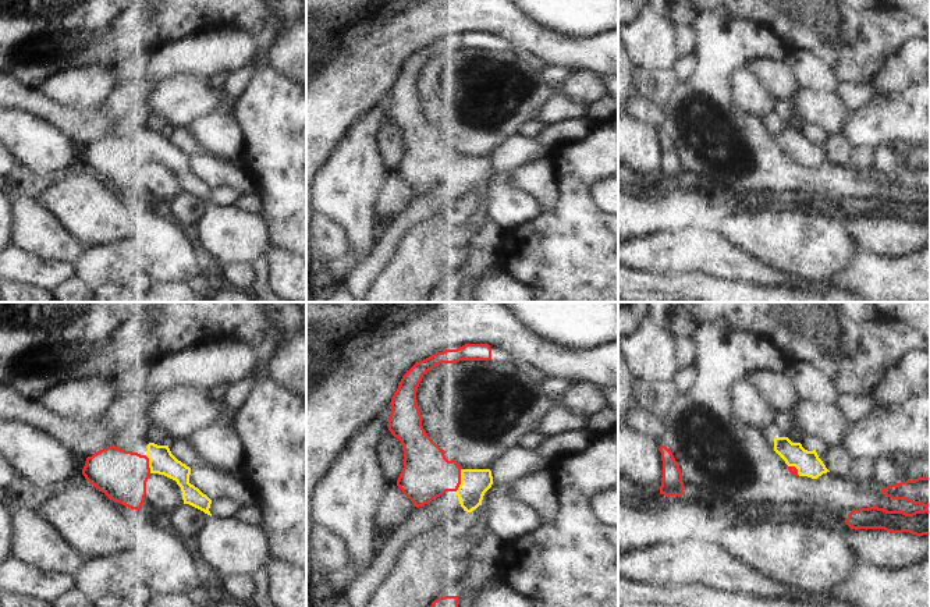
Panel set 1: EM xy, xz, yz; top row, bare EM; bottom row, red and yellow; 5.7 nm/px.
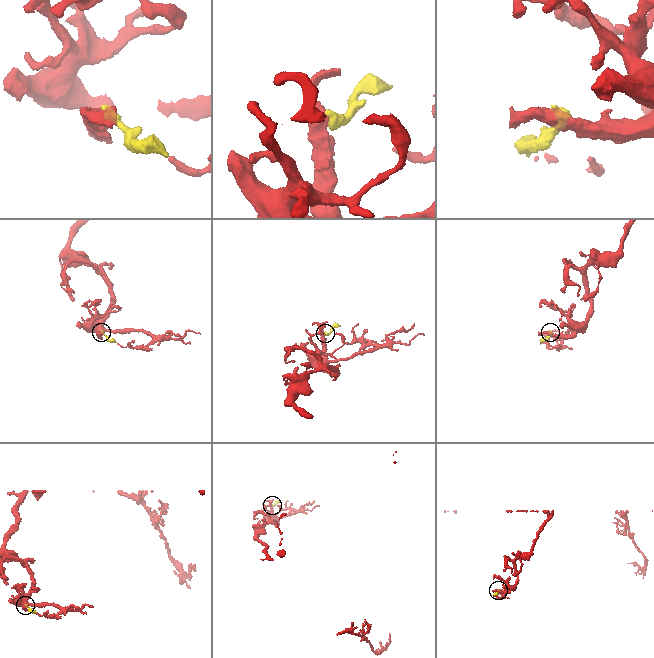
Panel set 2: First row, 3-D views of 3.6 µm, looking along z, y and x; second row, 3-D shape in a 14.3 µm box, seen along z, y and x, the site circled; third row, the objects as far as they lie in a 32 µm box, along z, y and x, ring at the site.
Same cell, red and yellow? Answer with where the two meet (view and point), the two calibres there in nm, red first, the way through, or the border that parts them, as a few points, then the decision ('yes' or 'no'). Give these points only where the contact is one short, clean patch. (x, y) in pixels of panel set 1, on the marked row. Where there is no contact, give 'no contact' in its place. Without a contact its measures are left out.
contact xz (460, 481); calibres 280 and 160 nm; way xz (426, 475), (446, 475), (460, 481), (474, 482); yes

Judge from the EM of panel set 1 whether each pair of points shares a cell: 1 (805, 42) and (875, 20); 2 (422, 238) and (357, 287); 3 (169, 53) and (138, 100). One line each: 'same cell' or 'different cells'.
1: same cell
2: different cells
3: different cells

